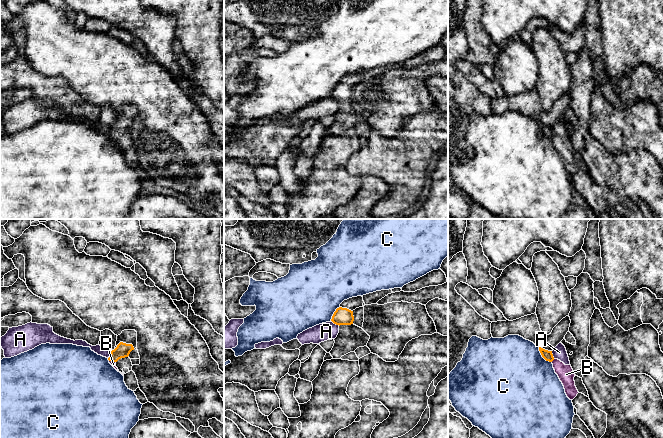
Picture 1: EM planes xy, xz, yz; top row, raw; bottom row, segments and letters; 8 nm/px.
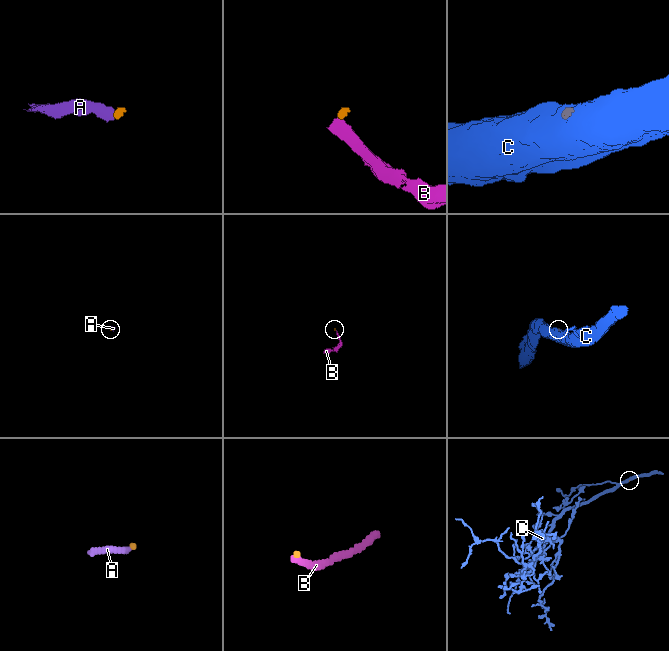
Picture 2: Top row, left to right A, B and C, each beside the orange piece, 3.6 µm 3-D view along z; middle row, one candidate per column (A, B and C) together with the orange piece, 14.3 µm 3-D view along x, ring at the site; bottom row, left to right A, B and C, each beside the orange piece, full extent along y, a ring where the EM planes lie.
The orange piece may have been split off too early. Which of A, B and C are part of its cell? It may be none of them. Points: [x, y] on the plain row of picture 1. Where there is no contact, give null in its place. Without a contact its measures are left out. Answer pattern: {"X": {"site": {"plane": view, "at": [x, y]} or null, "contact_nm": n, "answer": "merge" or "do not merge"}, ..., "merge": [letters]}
{"A": {"site": {"plane": "xz", "at": [335, 99]}, "contact_nm": 80, "answer": "do not merge"}, "B": {"site": {"plane": "yz", "at": [552, 136]}, "contact_nm": 40, "answer": "do not merge"}, "C": {"site": {"plane": "yz", "at": [542, 132]}, "contact_nm": 170, "answer": "do not merge"}, "merge": []}

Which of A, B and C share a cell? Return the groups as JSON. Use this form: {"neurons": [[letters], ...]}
{"neurons": [["A", "B"], ["C"]]}

